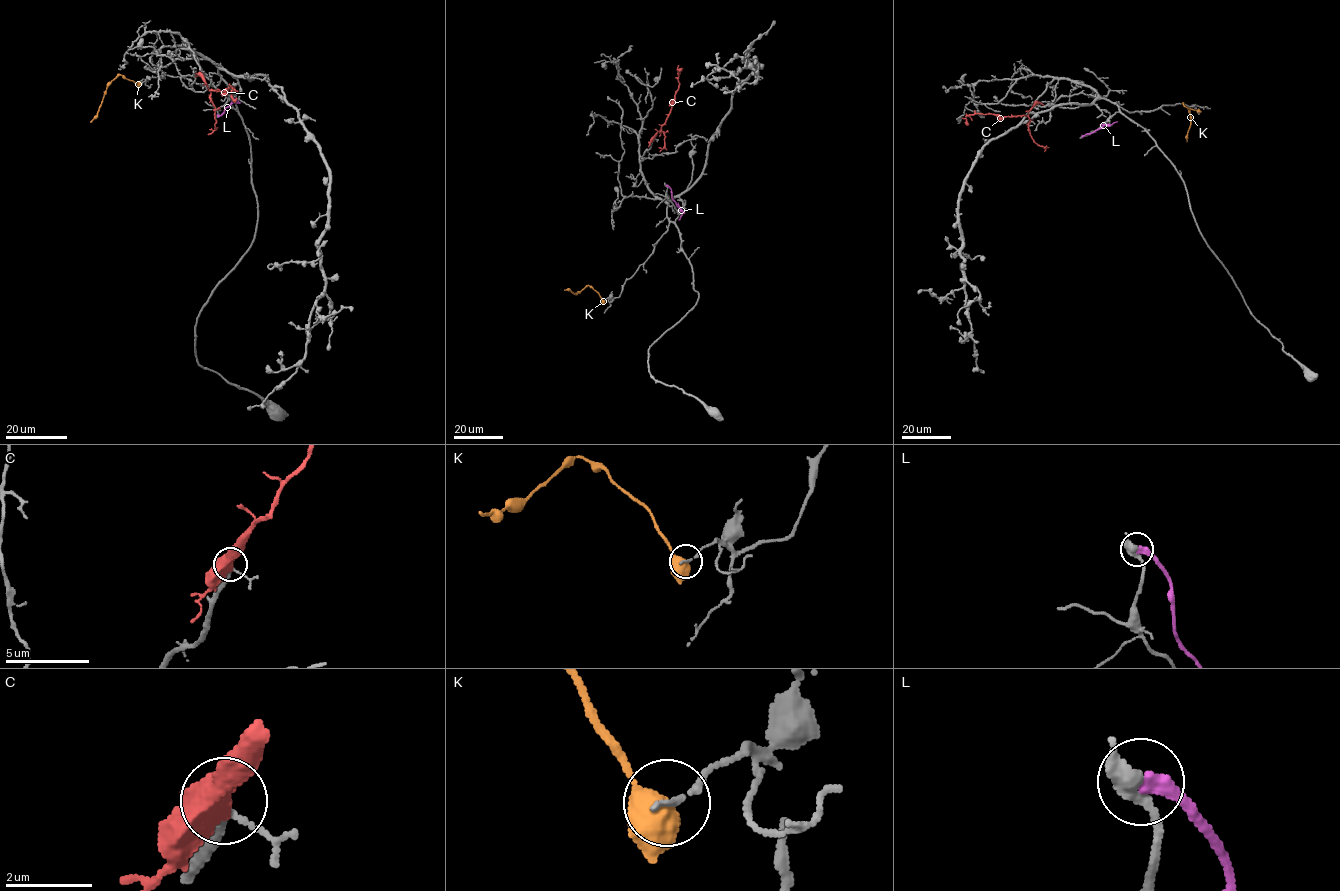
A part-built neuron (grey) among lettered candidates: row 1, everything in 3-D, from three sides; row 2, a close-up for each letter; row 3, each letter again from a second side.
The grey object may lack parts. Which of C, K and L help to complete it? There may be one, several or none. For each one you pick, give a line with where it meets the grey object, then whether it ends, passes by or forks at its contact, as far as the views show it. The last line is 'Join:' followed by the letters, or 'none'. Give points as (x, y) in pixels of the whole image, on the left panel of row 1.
C: Touches grey at (202, 74). It passes by
Join: C

